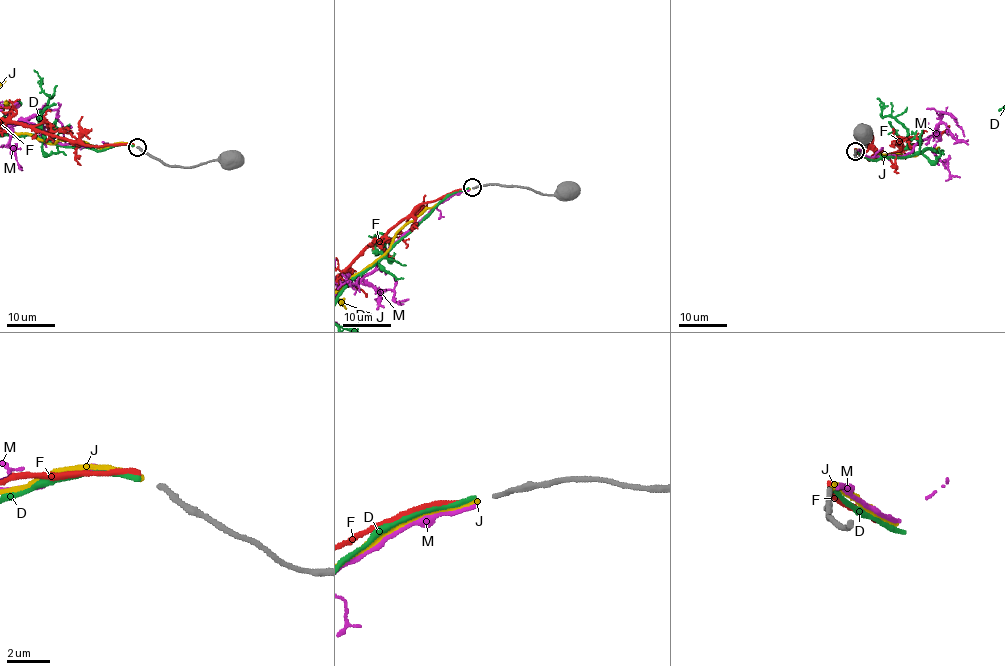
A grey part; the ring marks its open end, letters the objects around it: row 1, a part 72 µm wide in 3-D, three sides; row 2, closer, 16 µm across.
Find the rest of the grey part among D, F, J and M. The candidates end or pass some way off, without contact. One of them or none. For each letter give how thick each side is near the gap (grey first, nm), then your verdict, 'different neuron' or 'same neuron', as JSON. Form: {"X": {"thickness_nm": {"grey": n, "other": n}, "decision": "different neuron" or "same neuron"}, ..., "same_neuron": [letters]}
{"D": {"thickness_nm": {"grey": 220, "other": 220}, "decision": "same neuron"}, "F": {"thickness_nm": {"grey": 220, "other": 220}, "decision": "different neuron"}, "J": {"thickness_nm": {"grey": 220, "other": 240}, "decision": "different neuron"}, "M": {"thickness_nm": {"grey": 220, "other": 160}, "decision": "different neuron"}, "same_neuron": ["D"]}

